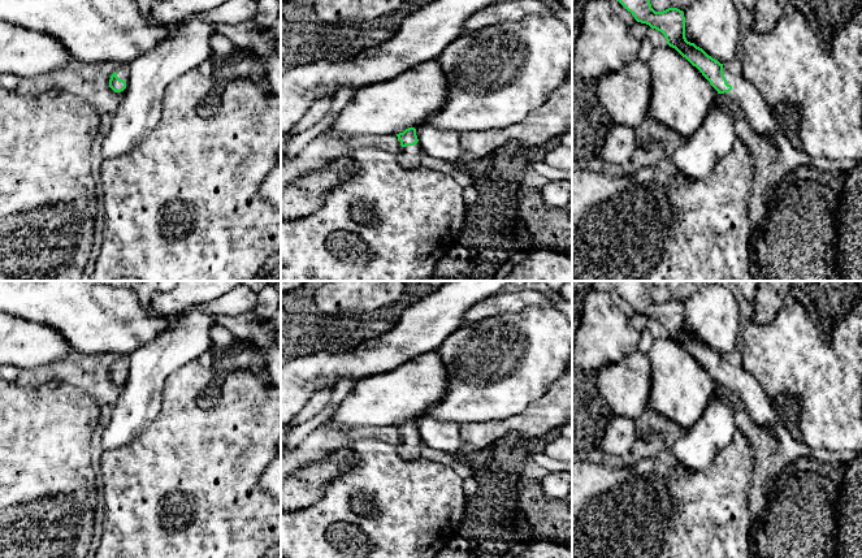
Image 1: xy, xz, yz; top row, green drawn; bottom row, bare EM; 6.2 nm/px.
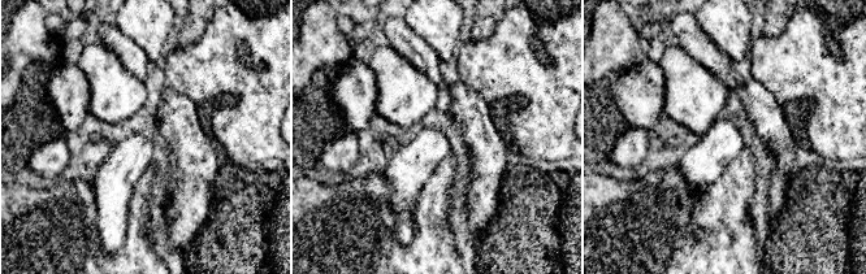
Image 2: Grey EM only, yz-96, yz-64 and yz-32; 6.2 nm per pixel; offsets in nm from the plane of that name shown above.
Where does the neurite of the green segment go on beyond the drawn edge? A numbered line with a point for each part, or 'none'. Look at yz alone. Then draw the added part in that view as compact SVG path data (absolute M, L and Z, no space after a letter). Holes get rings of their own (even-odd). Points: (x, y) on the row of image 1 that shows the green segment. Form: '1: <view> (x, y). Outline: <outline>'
1: yz (759, 116). Outline: M723 68L727 83L732 86L729 92L724 92L735 105L742 112L754 133L771 137L776 129L774 109L767 105L758 90L742 75L733 75Z

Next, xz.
1: xz (408, 156). Outline: M417 142L413 146L402 147L395 155L395 159L404 169L413 169L421 165L420 156L421 146L420 142Z

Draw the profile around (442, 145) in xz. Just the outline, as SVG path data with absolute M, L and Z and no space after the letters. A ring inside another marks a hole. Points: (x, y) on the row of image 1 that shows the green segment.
M424 122L416 127L416 135L421 146L421 152L433 159L456 164L464 169L476 164L463 161L464 151L460 143L460 133L438 129Z

